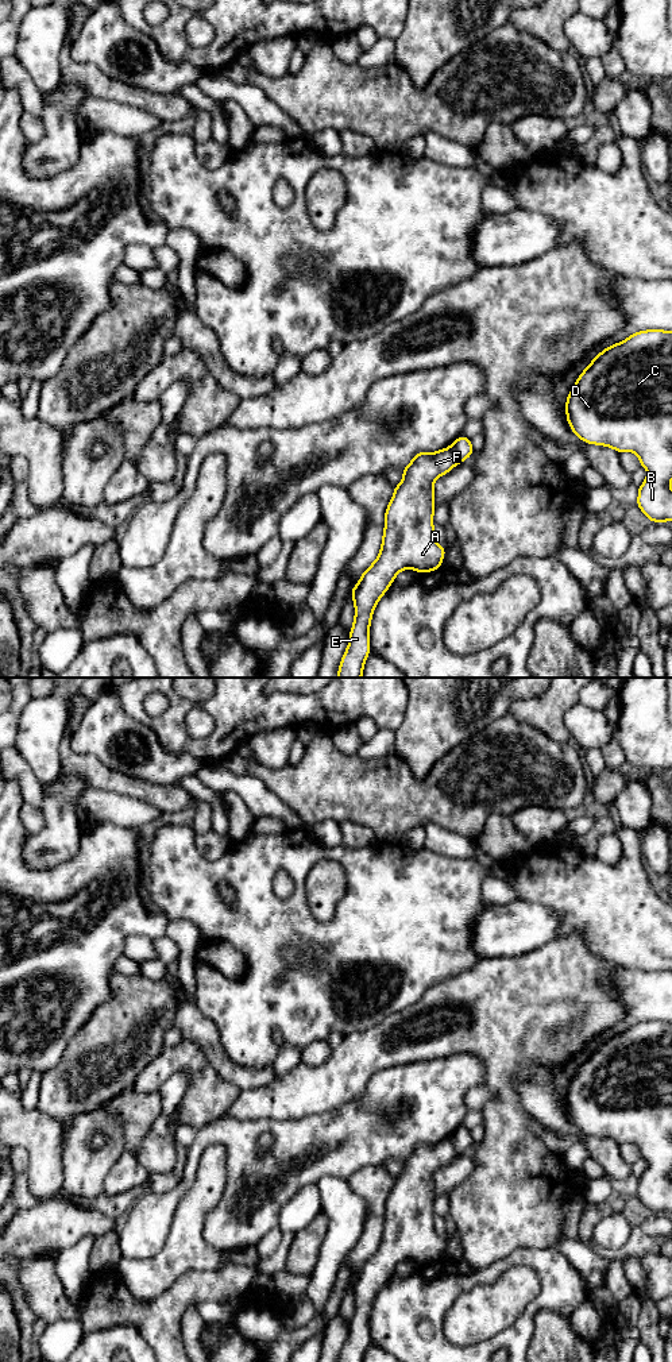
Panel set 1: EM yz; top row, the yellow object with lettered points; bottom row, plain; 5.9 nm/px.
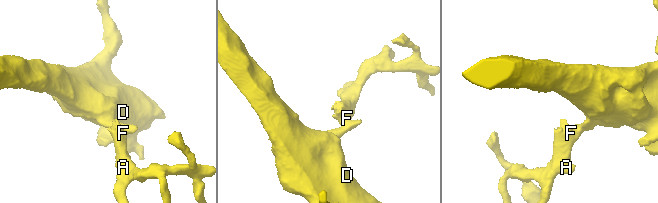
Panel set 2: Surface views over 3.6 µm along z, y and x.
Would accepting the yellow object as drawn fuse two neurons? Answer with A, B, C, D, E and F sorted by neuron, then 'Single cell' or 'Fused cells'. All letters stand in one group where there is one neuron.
Groups: A E F / B C D. Fused cells

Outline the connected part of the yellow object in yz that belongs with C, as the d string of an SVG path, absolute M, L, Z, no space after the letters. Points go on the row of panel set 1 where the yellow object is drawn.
M672 331L634 332L595 355L572 386L565 413L584 443L638 456L648 476L638 487L637 506L650 521L672 521Z

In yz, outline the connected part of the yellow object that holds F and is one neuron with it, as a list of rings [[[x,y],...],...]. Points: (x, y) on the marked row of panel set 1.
[[[444,448],[433,454],[420,451],[402,470],[403,481],[394,486],[394,495],[385,513],[381,552],[351,589],[355,620],[337,678],[362,678],[370,655],[372,610],[397,574],[405,568],[420,574],[441,567],[445,547],[439,545],[435,539],[433,483],[455,466],[451,450]]]

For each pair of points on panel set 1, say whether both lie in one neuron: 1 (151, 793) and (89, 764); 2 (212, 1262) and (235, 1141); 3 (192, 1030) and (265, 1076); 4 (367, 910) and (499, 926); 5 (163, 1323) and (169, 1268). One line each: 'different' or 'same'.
1: same
2: different
3: same
4: different
5: different

